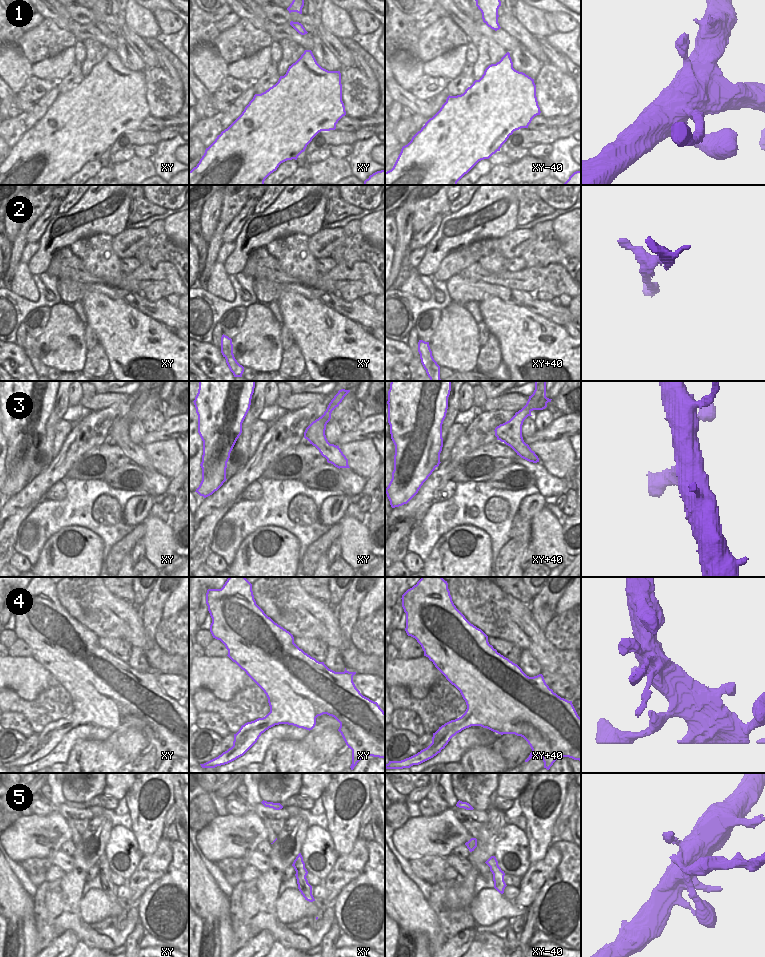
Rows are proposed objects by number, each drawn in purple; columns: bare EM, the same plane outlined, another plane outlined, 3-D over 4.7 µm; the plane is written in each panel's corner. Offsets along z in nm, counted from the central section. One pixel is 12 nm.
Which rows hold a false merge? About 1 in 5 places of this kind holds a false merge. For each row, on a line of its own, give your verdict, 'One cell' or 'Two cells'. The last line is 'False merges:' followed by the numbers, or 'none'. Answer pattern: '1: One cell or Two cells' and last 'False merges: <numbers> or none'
1: One cell
2: One cell
3: One cell
4: One cell
5: Two cells
False merges: 5.

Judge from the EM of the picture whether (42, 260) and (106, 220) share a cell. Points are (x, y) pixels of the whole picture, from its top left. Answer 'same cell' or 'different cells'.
same cell

